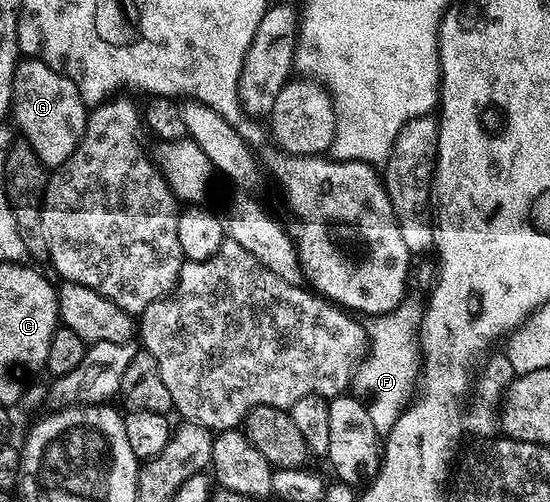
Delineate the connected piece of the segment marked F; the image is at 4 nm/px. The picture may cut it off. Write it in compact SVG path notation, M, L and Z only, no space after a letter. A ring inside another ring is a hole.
M404 304L391 313L376 315L366 323L368 355L356 371L353 386L357 388L356 395L366 404L369 420L381 438L392 430L403 410L410 405L417 388L421 374L420 319L420 311Z

